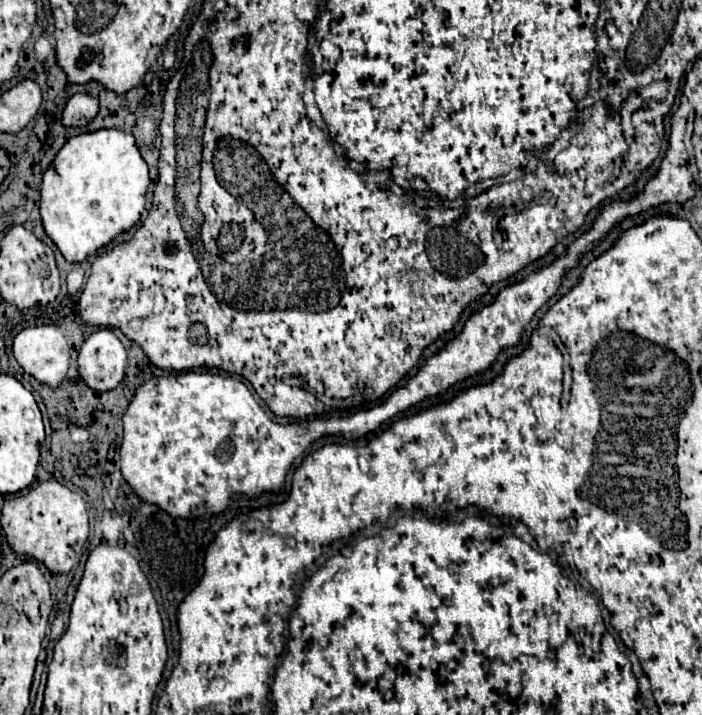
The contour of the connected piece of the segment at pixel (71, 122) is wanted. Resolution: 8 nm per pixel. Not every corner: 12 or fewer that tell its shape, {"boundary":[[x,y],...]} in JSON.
{"boundary":[[75,94],[65,110],[65,126],[87,126],[99,112],[91,94]]}

